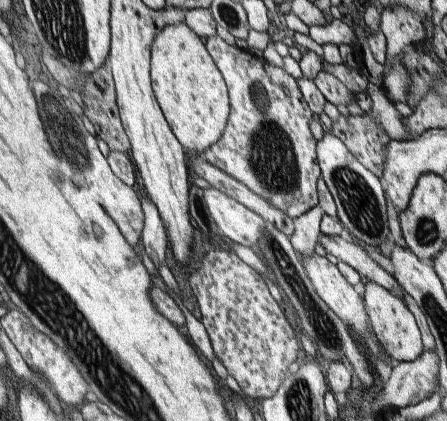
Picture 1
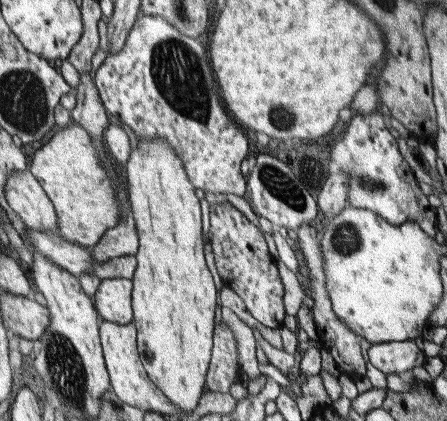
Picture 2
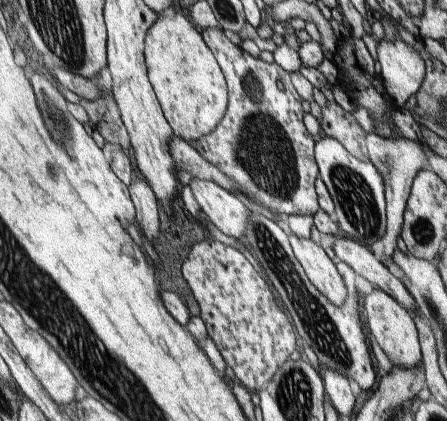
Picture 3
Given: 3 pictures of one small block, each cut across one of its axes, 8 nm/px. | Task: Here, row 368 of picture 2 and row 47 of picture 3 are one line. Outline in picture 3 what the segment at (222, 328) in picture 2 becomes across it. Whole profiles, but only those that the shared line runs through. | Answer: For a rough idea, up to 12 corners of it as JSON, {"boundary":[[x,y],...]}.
{"boundary":[[203,32],[229,108],[191,146],[271,214],[319,212],[291,74]]}

